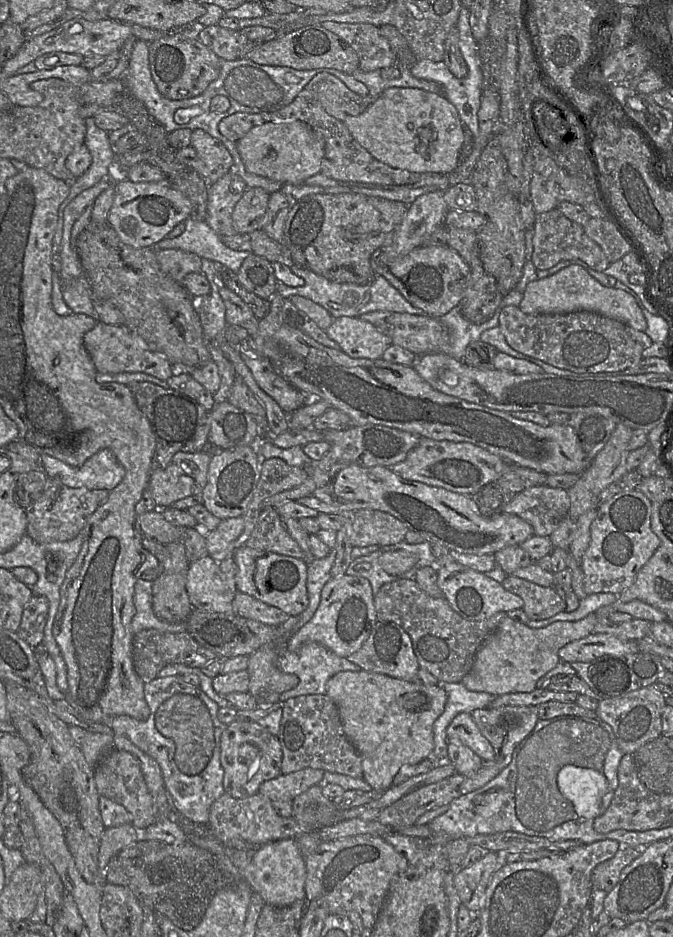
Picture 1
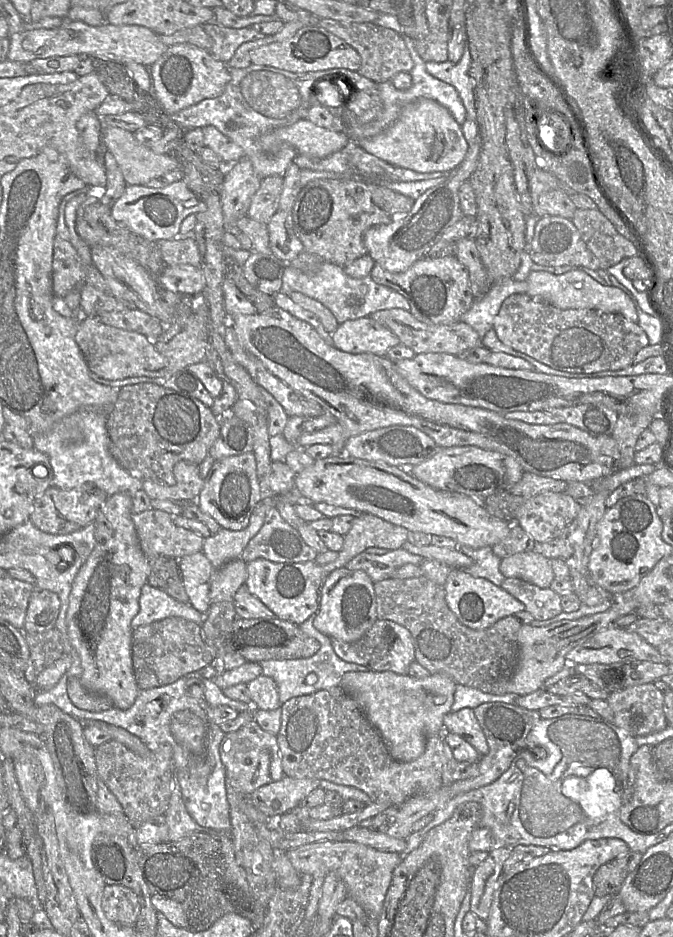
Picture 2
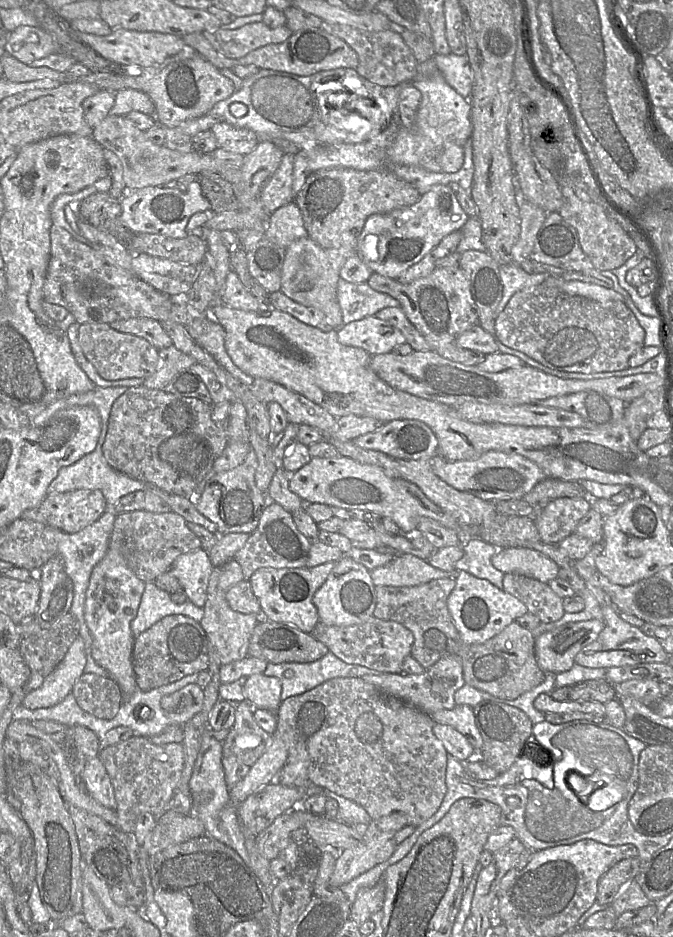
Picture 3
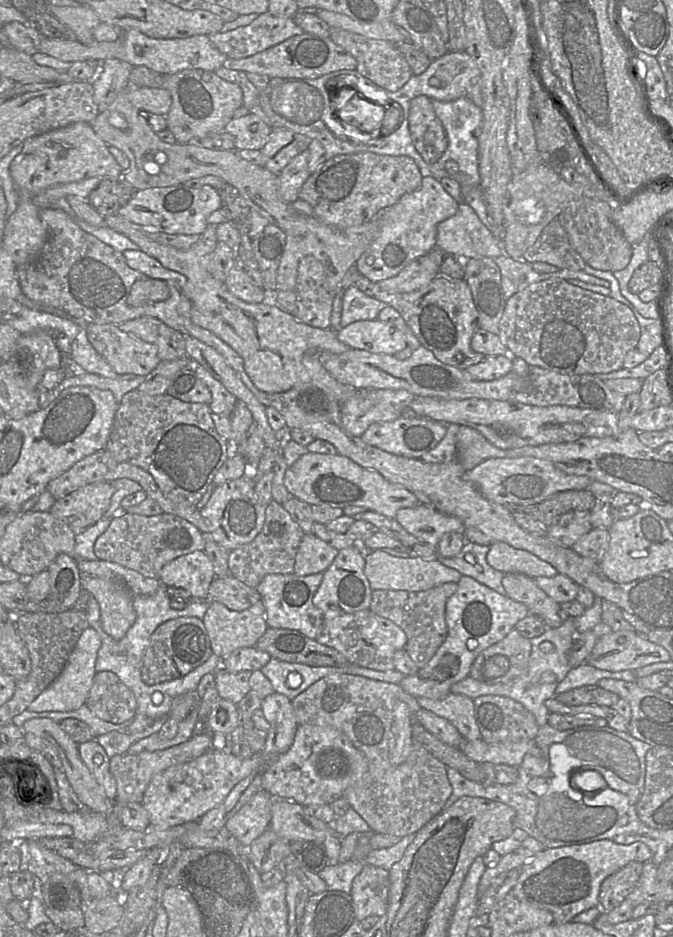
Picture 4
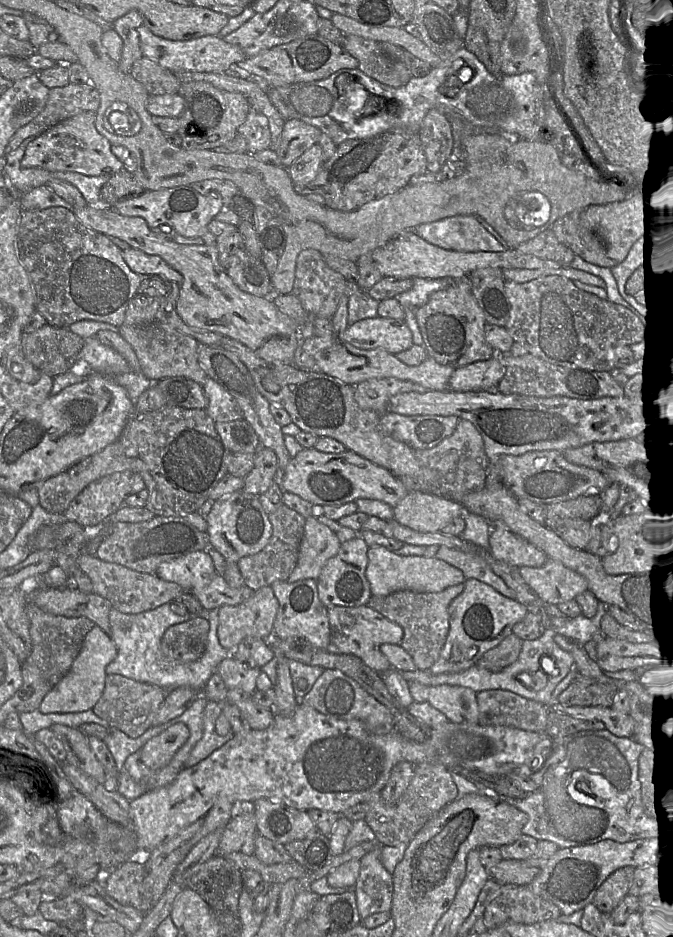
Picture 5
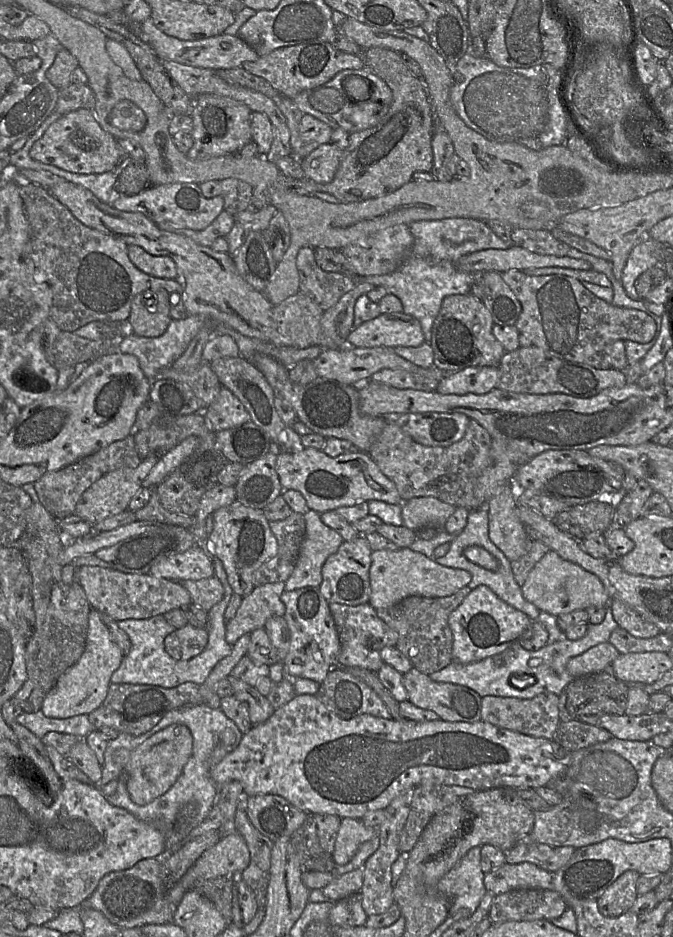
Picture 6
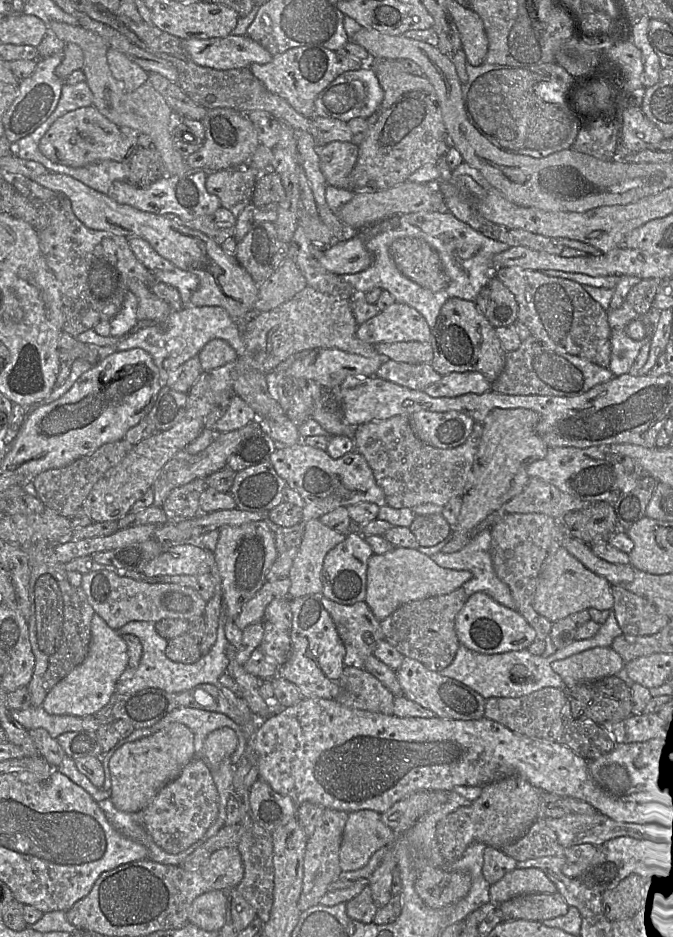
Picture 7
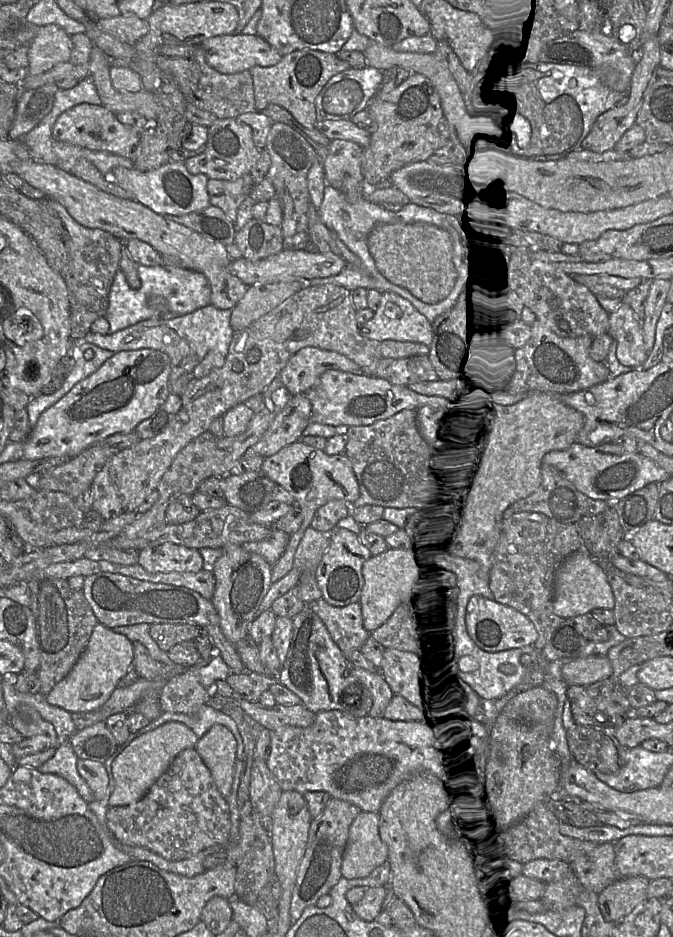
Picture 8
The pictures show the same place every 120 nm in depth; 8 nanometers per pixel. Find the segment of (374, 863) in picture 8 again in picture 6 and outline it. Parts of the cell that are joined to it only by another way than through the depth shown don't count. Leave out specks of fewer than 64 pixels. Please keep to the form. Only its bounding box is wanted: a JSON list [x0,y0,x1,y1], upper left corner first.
[333,818,377,866]

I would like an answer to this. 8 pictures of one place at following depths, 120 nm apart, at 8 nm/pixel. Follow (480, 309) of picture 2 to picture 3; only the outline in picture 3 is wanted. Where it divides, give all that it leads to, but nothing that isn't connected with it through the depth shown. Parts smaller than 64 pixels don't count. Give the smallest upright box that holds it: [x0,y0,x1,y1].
[497,262,559,316]

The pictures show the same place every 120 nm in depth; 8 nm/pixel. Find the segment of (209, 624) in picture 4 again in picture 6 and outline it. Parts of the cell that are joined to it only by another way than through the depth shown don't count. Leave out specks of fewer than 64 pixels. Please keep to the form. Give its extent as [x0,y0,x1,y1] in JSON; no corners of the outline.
[226,583,285,645]

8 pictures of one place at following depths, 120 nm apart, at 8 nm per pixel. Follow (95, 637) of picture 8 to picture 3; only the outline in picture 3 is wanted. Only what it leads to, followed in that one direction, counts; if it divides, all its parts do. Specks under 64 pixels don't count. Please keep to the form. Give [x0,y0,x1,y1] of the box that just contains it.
[22,636,86,709]

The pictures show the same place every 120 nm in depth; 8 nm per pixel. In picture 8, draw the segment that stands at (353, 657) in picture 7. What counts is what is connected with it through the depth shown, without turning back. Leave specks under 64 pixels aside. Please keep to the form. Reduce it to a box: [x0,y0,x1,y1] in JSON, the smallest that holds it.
[306,597,371,661]

